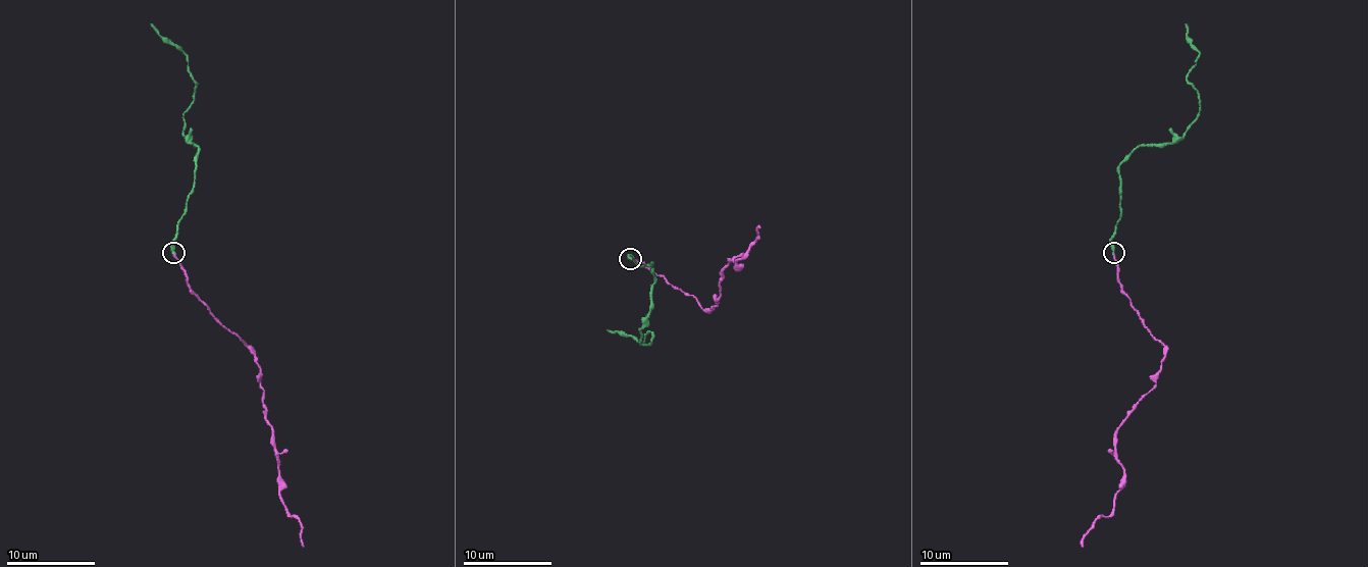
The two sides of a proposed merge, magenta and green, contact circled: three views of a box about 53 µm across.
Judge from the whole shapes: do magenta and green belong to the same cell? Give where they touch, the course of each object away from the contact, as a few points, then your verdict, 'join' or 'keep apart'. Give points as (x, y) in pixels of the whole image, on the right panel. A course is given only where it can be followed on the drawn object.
place (1113, 252); course magenta (1114, 252), (1120, 292), (1163, 356), (1156, 384), (1116, 431), (1123, 486), (1114, 509), (1084, 547); course green (1114, 252), (1118, 165), (1137, 148), (1176, 141), (1196, 114), (1199, 99), (1188, 76), (1199, 54), (1186, 23); join

